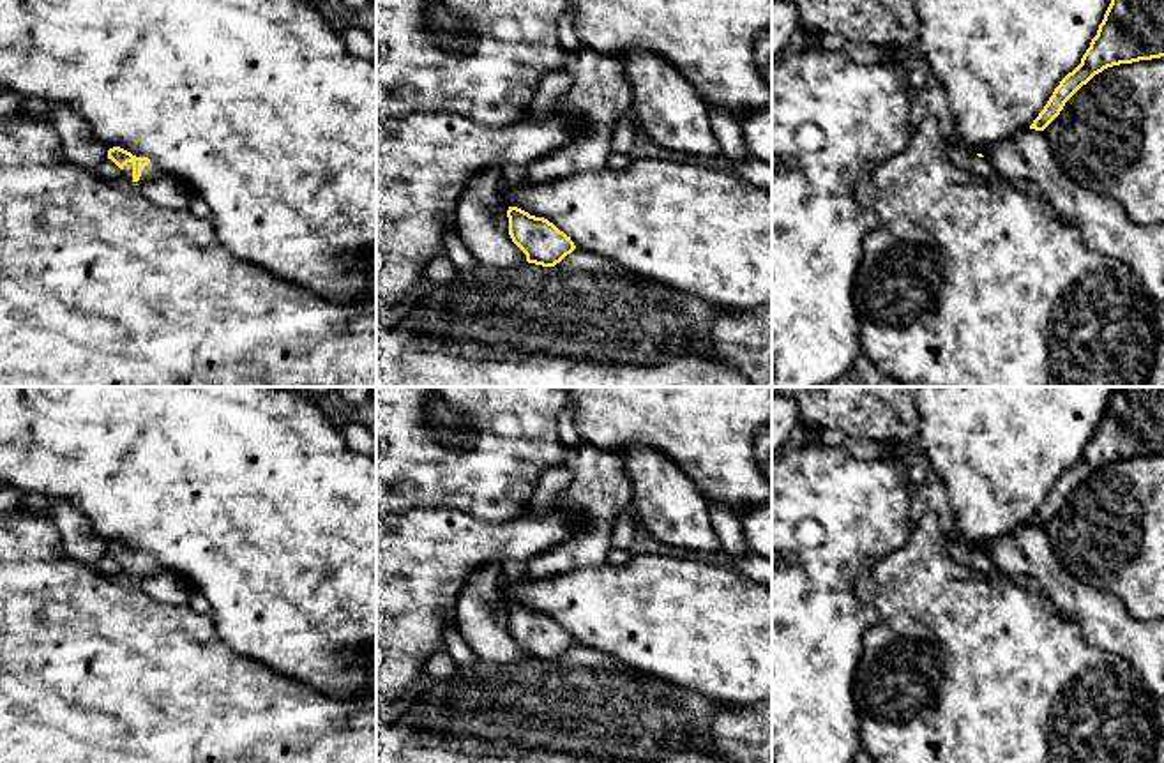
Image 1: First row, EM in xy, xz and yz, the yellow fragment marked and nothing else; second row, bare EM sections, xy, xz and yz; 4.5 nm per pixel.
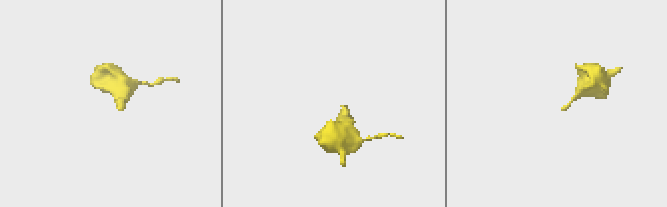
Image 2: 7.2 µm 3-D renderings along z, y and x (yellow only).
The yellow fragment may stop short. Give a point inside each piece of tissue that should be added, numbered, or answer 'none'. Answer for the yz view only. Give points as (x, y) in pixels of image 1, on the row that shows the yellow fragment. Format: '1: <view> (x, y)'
none

